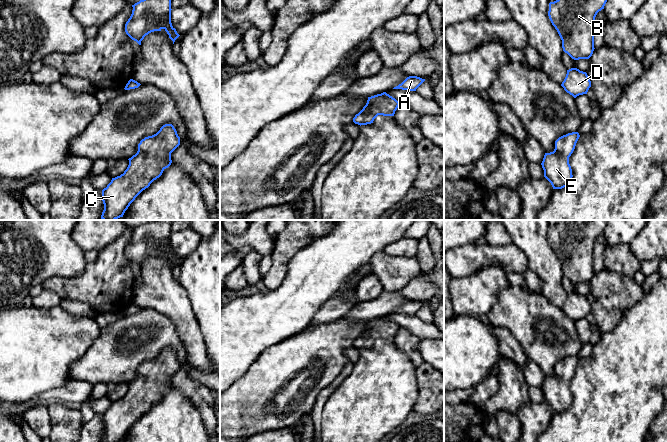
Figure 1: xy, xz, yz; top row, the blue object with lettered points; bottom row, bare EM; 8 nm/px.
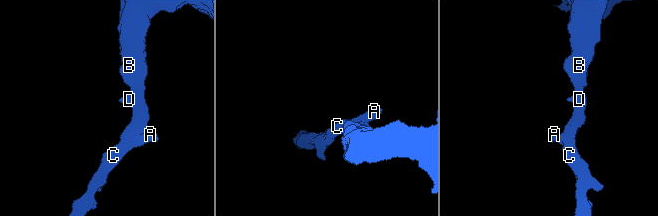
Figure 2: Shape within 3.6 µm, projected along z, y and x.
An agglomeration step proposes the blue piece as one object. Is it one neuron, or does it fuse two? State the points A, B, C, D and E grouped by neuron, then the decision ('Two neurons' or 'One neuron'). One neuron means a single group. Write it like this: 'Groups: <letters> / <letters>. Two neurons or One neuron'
Groups: A B C D E. One neuron

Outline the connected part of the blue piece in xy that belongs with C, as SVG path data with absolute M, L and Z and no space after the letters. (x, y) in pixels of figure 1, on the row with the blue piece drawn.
M165 124L156 134L142 139L138 144L137 153L128 159L129 165L124 173L112 178L107 187L102 190L104 210L101 219L116 220L123 217L125 211L135 198L171 165L171 153L179 145L180 137L172 124Z

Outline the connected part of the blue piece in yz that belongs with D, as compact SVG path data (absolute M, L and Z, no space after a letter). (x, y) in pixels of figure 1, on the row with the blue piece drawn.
M577 68L567 70L566 77L561 86L564 90L576 98L579 95L587 94L591 87L591 81L586 72Z

